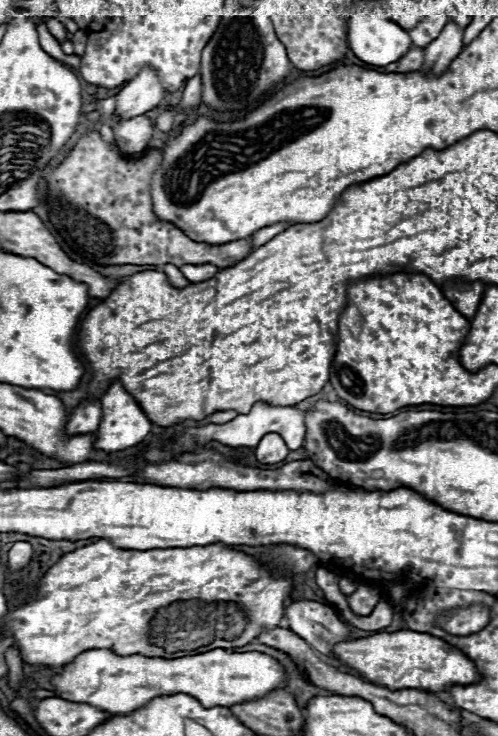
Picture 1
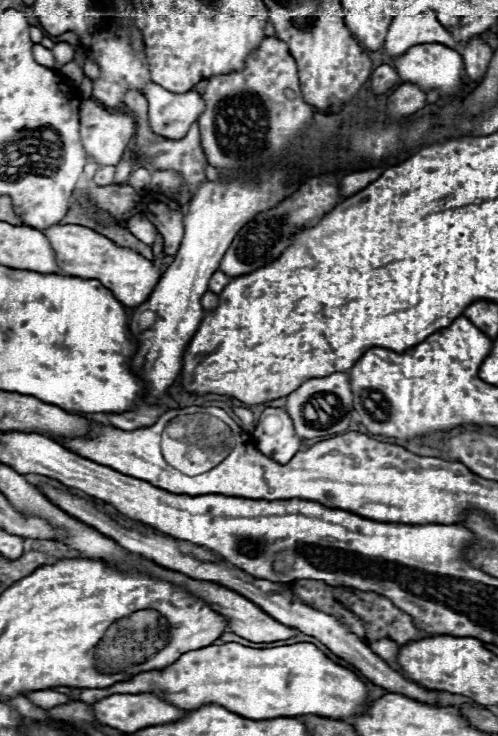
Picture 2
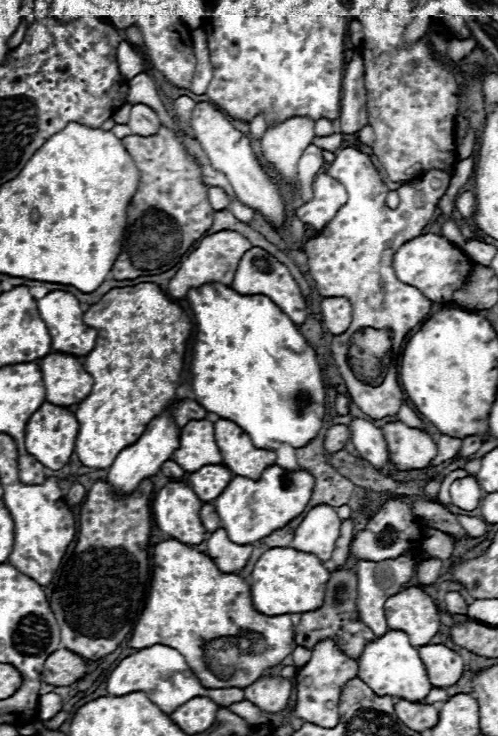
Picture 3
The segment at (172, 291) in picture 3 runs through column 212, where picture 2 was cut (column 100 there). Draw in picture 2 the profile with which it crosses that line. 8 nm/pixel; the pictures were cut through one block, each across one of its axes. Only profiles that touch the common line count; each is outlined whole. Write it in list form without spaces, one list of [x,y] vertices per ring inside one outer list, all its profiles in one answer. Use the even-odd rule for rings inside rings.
[[[54,224],[48,230],[44,230],[44,234],[50,240],[50,244],[56,252],[58,264],[66,276],[76,276],[76,278],[84,278],[84,280],[100,280],[106,288],[110,288],[114,292],[114,296],[124,306],[134,308],[134,306],[140,306],[142,302],[146,302],[146,298],[150,296],[150,292],[154,290],[154,286],[158,284],[158,280],[162,276],[162,270],[154,266],[154,260],[144,258],[136,250],[118,246],[110,238],[106,238],[86,226]]]

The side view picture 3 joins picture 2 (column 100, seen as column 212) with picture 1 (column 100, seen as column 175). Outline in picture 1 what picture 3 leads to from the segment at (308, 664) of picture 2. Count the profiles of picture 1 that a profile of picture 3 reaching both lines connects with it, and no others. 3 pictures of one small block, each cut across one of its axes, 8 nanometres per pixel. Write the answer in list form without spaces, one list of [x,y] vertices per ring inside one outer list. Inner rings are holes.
[[[224,648],[172,660],[142,654],[120,656],[112,650],[86,650],[52,676],[52,686],[58,698],[90,704],[110,714],[128,714],[130,710],[146,706],[156,696],[172,694],[190,694],[204,708],[232,706],[282,688],[284,682],[286,674],[274,658],[260,652],[238,654]]]

